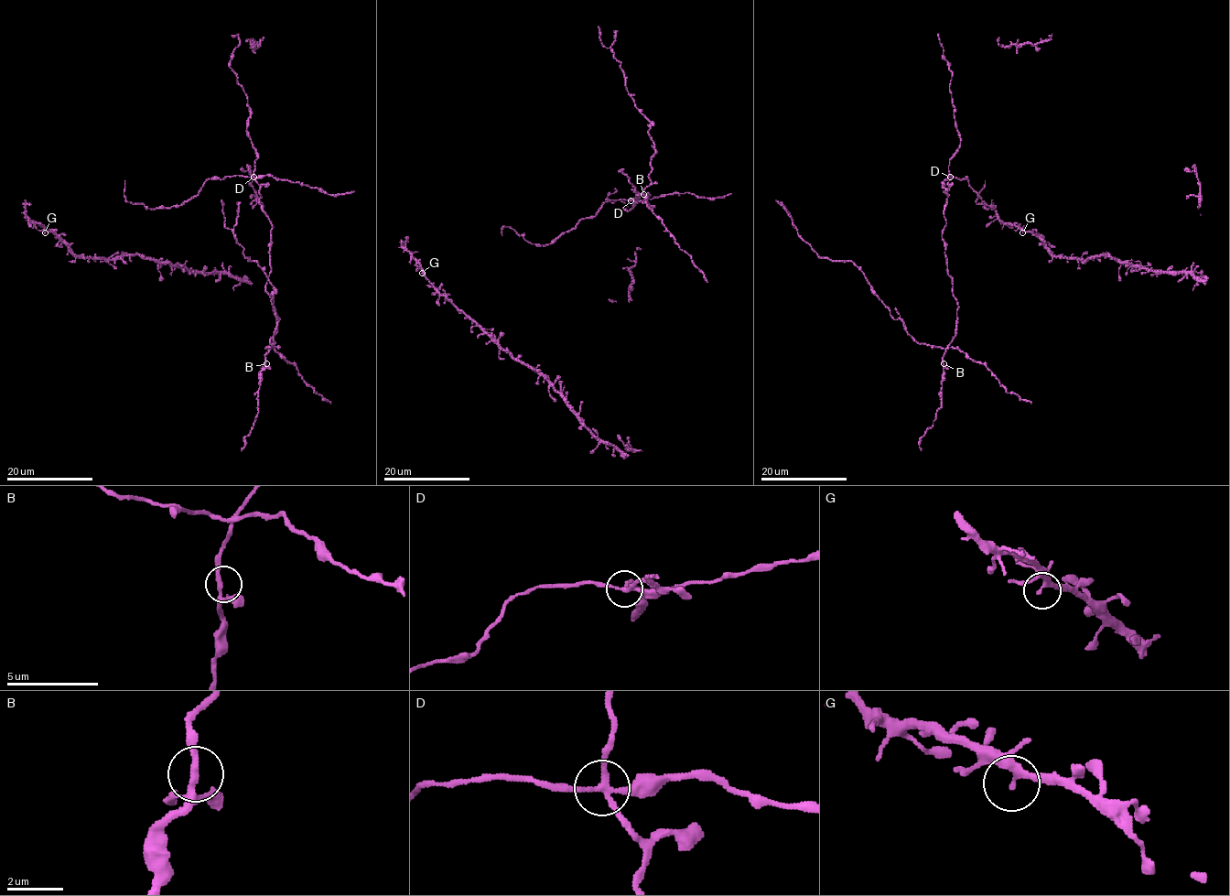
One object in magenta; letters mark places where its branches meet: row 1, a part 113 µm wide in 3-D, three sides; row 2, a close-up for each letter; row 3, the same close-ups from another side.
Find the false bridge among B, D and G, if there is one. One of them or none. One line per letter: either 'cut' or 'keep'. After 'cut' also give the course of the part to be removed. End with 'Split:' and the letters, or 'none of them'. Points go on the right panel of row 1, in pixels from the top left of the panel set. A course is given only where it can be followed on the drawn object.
B: keep
D: cut; foreign part runs (950, 178), (949, 175), (966, 178), (972, 189), (987, 205), (995, 208), (992, 209), (976, 202), (985, 180)
G: keep
Split: D

